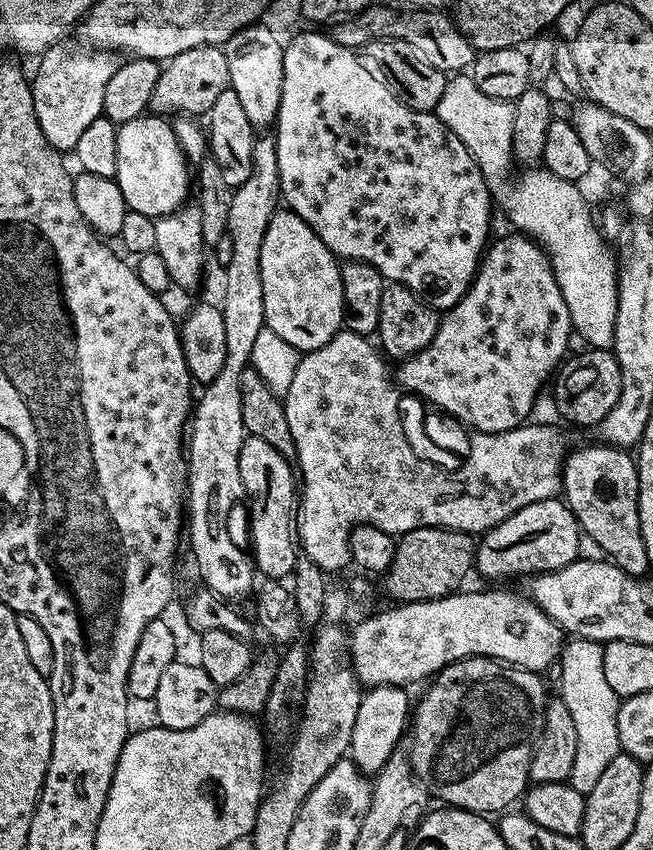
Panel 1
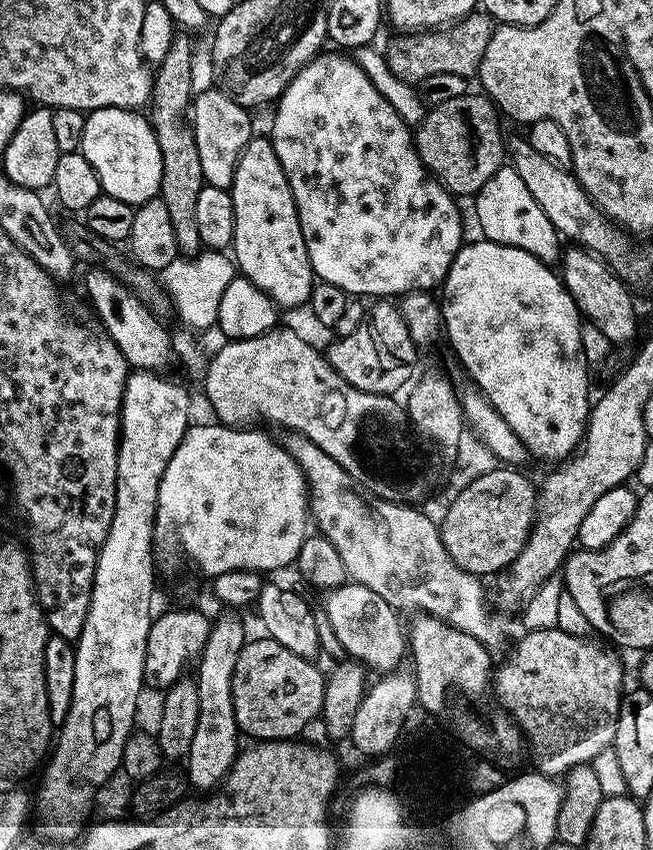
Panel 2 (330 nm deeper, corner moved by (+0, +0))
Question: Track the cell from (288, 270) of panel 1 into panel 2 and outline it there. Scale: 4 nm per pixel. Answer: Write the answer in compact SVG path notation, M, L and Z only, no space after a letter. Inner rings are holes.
M253 135L242 154L238 158L238 166L234 170L234 182L230 189L234 202L234 238L231 251L234 255L235 267L239 275L245 276L258 290L262 290L276 303L277 309L296 308L307 305L314 273L312 263L306 250L306 242L302 238L302 226L298 222L298 210L294 202L294 194L290 190L290 182L282 170L282 162L278 162L278 154L274 154L274 146L267 135Z

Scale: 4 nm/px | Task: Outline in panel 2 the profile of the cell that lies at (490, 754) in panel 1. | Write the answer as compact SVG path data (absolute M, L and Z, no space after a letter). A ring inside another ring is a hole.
M534 628L523 633L525 636L516 644L516 649L508 656L508 661L504 665L497 667L494 672L494 695L501 708L512 717L512 721L518 725L524 733L527 751L530 753L530 760L533 760L535 771L541 772L544 776L553 778L563 777L565 772L569 772L574 766L579 764L591 764L593 758L602 754L602 750L612 747L612 739L616 733L616 723L618 722L618 710L620 709L620 697L625 691L624 668L620 665L620 660L611 652L611 647L603 643L595 644L592 638L575 636L569 632L563 632L561 628Z

